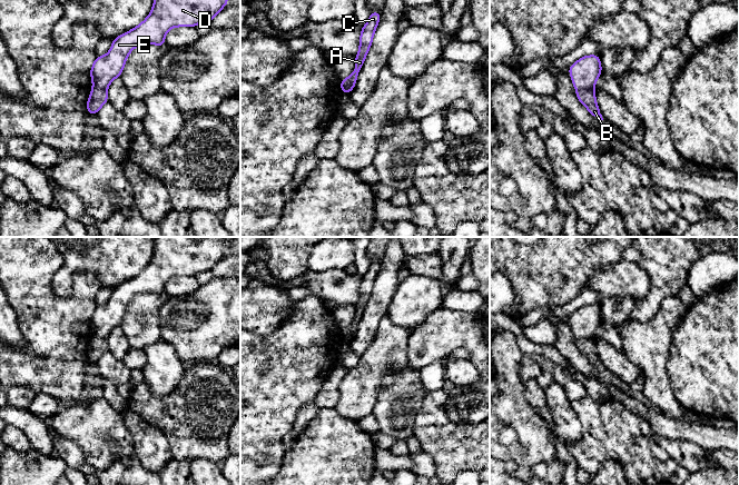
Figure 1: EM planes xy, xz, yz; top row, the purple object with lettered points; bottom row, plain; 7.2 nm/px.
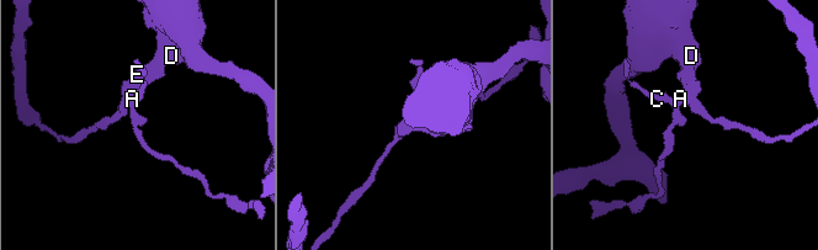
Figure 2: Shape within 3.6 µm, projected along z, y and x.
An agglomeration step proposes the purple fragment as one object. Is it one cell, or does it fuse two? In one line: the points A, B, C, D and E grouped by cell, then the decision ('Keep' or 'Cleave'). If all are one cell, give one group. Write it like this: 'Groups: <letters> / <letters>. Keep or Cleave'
Groups: A B C / D E. Cleave

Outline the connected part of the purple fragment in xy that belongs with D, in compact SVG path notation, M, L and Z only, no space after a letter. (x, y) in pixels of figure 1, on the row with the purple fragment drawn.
M155 0L149 16L139 26L114 39L106 56L96 57L90 70L93 86L107 90L110 82L120 77L127 57L134 48L146 43L164 46L165 36L171 28L196 27L201 22L211 21L227 3L228 0Z

